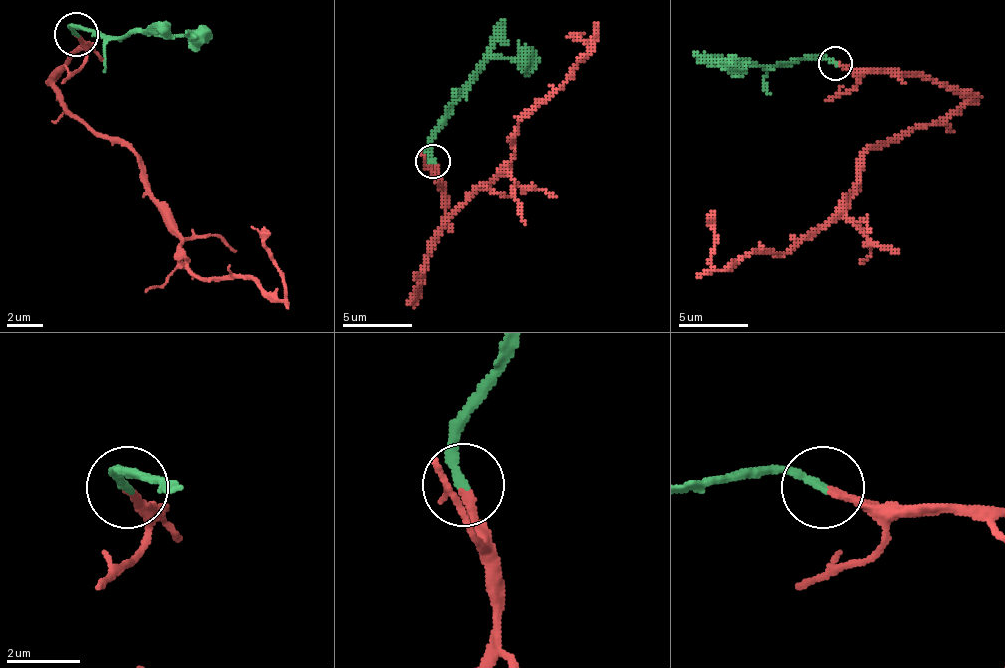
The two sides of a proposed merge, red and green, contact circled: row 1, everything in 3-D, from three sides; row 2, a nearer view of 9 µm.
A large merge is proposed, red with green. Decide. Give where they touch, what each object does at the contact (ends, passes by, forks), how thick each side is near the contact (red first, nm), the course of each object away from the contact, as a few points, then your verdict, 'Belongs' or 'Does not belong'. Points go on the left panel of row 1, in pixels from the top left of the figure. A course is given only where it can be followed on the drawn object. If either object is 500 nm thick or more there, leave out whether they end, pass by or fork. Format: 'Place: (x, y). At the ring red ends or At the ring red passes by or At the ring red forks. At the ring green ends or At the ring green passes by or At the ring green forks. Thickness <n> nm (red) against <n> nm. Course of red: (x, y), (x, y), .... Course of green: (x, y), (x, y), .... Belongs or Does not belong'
Place: (76, 34). At the ring red ends. At the ring green ends. Thickness 220 nm (red) against 240 nm. Course of red: (75, 33), (93, 46), (53, 82), (79, 122), (137, 158), (182, 256), (280, 301), (285, 278), (249, 225). Course of green: (75, 33), (75, 28), (102, 37), (213, 33). Belongs

